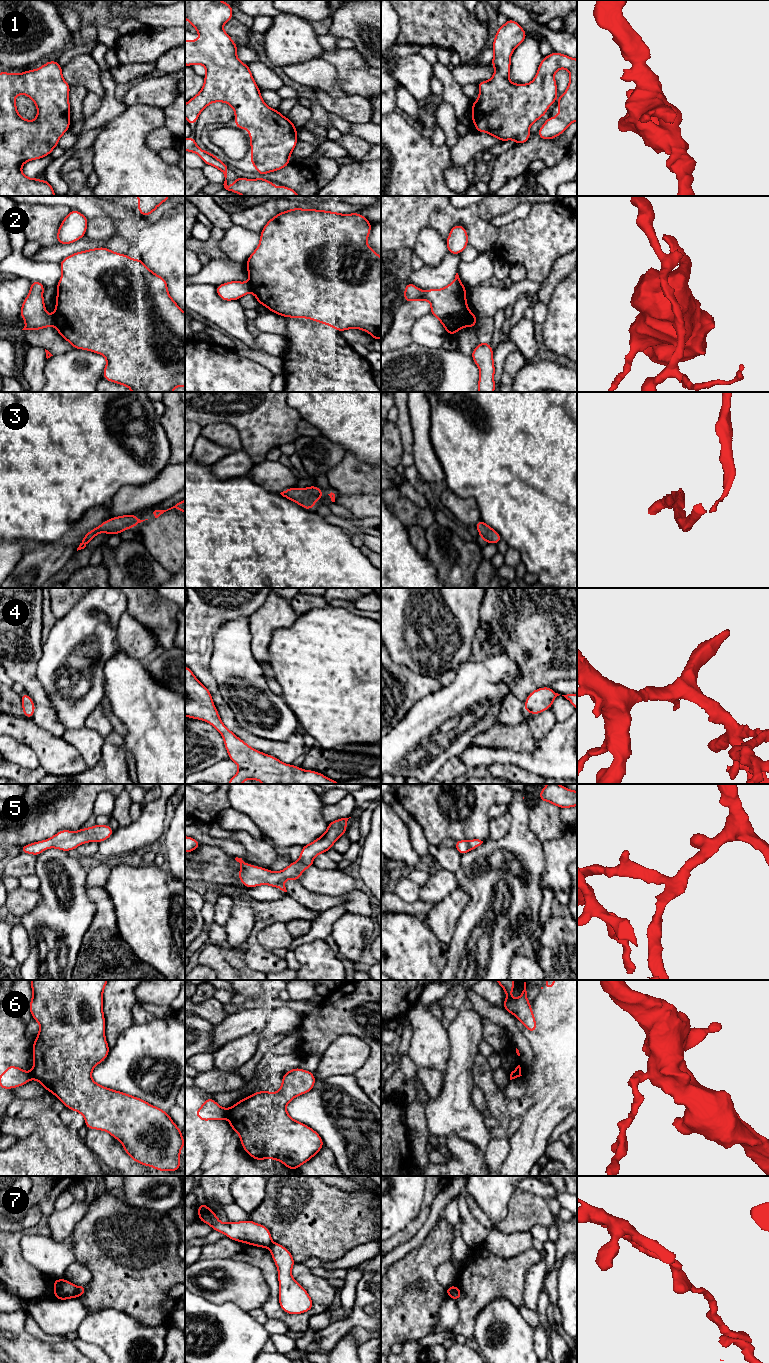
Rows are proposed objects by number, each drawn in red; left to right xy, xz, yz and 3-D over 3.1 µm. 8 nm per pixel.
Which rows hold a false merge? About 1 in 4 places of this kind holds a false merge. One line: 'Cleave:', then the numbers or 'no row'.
Cleave: 2, 6, 7

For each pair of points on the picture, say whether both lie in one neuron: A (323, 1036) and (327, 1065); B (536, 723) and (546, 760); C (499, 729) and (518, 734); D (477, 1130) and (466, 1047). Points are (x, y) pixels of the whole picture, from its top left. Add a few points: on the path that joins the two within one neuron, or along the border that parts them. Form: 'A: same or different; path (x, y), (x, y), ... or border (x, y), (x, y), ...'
A: different; border (343, 1034), (340, 1034), (321, 1054)
B: different; border (556, 722), (535, 742)
C: same; path (504, 734), (513, 734)
D: same; path (461, 1109), (461, 1068)

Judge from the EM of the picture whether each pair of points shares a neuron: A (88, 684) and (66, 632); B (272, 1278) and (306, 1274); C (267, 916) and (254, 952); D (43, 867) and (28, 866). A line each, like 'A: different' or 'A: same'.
A: same
B: same
C: same
D: different

